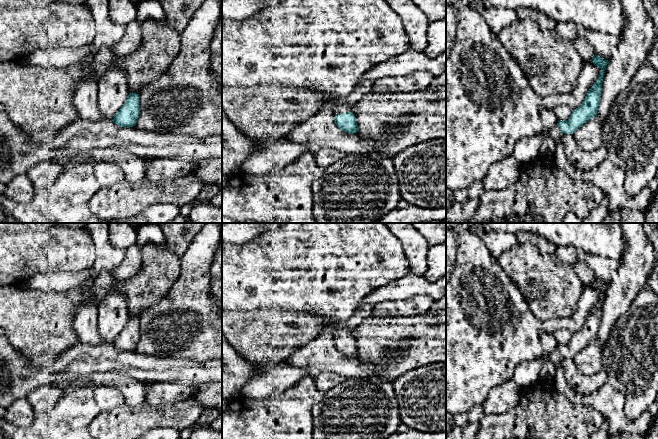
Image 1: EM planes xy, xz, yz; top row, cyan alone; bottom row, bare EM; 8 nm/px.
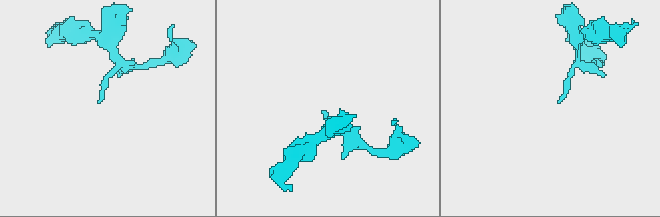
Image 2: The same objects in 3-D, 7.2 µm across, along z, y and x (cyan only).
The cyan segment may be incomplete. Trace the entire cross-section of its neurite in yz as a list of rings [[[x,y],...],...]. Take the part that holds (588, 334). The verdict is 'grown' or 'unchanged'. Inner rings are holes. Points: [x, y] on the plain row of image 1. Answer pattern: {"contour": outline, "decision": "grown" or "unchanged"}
{"contour": [[[595,278],[591,287],[600,291],[601,296],[596,306],[588,315],[582,329],[573,333],[571,341],[568,344],[558,345],[558,347],[551,353],[549,359],[552,361],[556,369],[561,367],[561,360],[563,357],[572,359],[578,352],[597,340],[602,316],[602,306],[608,284]]], "decision": "grown"}

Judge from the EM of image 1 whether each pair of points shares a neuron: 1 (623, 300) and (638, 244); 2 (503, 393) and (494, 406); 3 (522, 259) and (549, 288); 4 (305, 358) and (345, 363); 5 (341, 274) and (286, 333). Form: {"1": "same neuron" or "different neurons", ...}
{"1": "same neuron", "2": "same neuron", "3": "same neuron", "4": "same neuron", "5": "different neurons"}

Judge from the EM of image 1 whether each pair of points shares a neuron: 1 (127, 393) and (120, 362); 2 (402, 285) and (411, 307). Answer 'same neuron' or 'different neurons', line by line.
1: different neurons
2: different neurons

